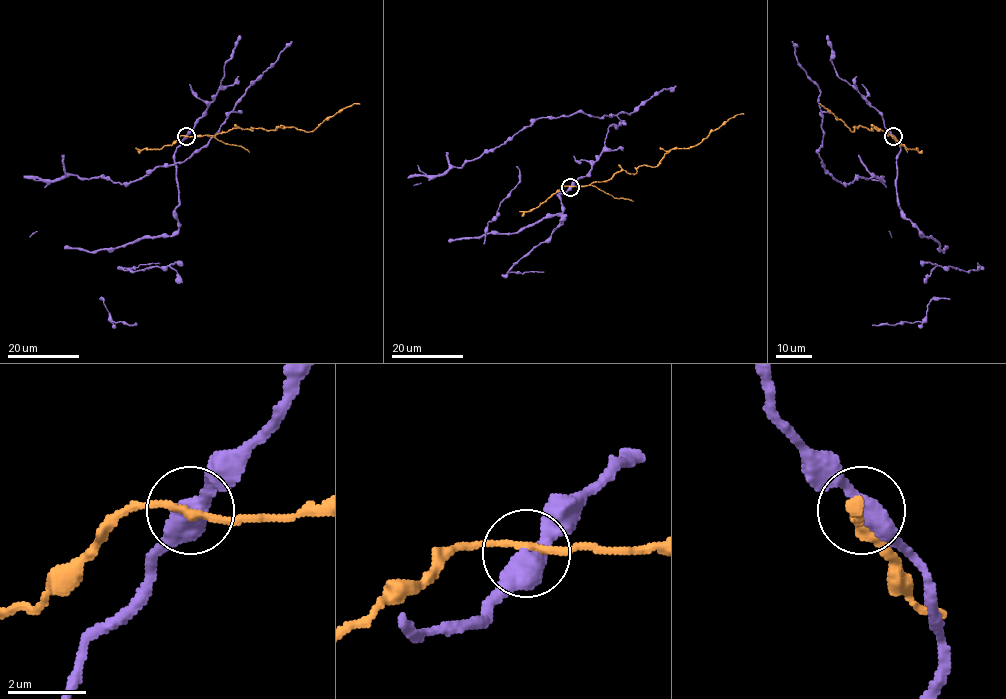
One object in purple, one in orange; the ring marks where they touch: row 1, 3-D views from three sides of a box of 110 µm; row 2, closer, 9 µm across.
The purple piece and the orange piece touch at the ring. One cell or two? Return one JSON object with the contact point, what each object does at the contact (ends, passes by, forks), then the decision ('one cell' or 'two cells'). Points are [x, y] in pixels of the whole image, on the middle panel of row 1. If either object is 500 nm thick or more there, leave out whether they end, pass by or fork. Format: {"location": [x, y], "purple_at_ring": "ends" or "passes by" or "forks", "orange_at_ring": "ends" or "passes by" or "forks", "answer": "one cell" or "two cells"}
{"location": [570, 187], "purple_at_ring": "passes by", "orange_at_ring": "passes by", "answer": "two cells"}

